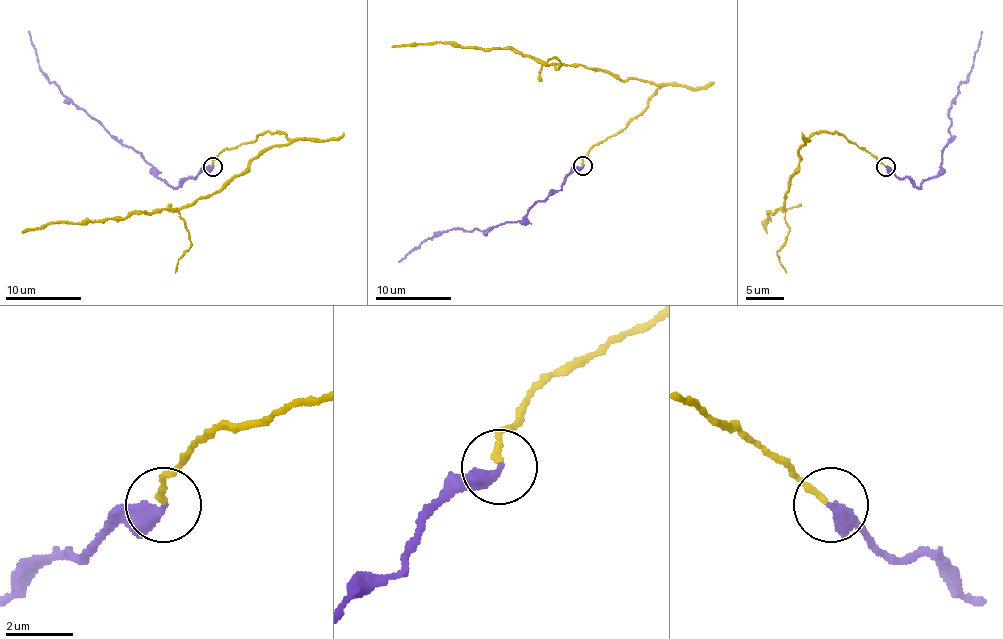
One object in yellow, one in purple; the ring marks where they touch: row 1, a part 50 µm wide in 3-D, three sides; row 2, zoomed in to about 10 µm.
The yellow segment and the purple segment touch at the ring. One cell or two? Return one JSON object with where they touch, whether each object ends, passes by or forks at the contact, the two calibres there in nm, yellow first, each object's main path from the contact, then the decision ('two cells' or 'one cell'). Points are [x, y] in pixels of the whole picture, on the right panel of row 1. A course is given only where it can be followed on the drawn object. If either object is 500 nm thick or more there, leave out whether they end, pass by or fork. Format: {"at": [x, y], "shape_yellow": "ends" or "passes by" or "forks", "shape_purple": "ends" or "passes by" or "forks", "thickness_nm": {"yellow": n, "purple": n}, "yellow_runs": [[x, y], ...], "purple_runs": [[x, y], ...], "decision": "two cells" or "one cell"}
{"at": [886, 166], "shape_yellow": "ends", "shape_purple": "passes by", "thickness_nm": {"yellow": 180, "purple": 300}, "yellow_runs": [[885, 167], [836, 131], [814, 133], [799, 150], [784, 208], [763, 223], [767, 232]], "purple_runs": [[885, 167], [919, 187], [940, 170], [942, 153], [951, 136], [951, 101], [972, 71], [981, 31]], "decision": "one cell"}

